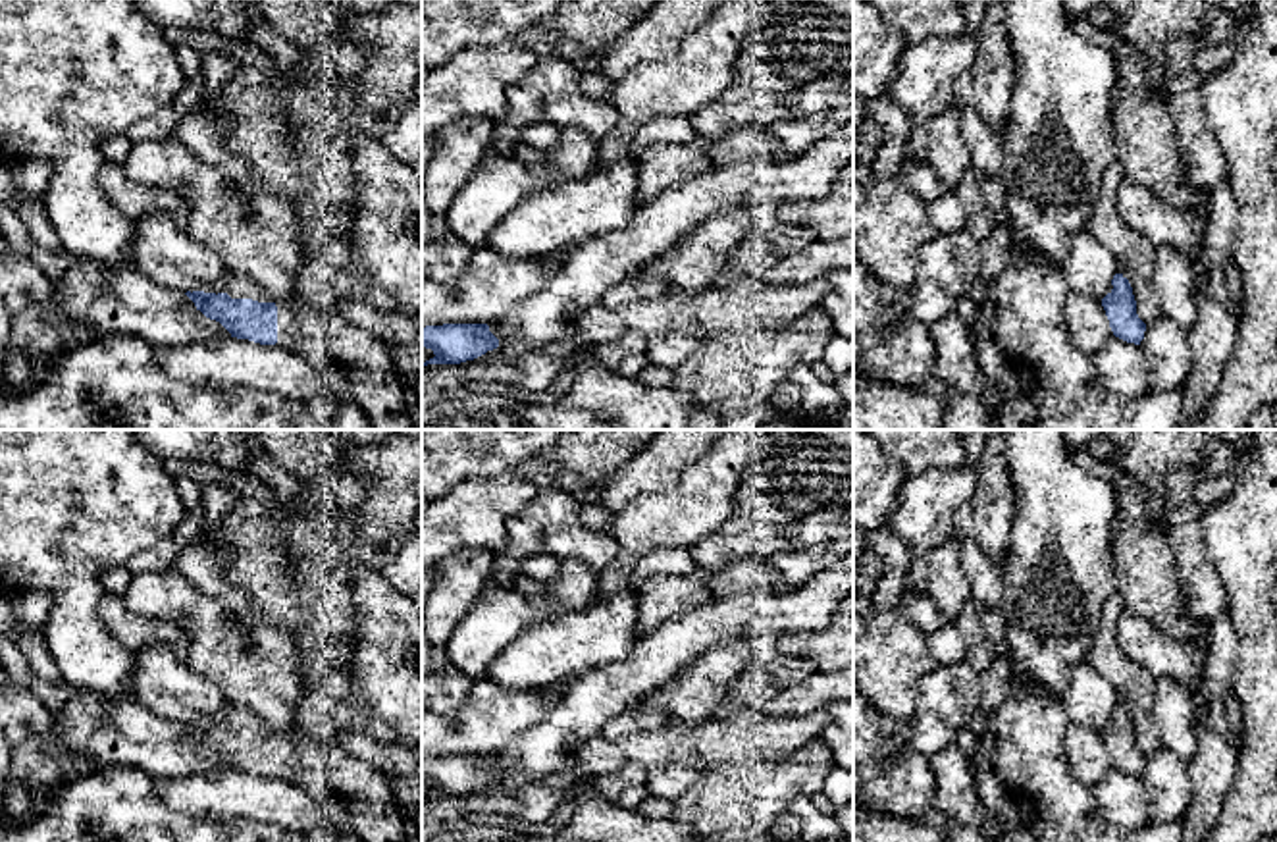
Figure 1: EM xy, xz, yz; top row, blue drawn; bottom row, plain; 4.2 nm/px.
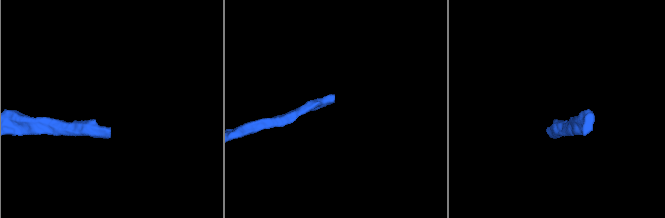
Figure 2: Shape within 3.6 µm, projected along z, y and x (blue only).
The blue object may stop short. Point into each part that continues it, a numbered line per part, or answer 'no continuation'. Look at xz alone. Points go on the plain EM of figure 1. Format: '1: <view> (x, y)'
no continuation

